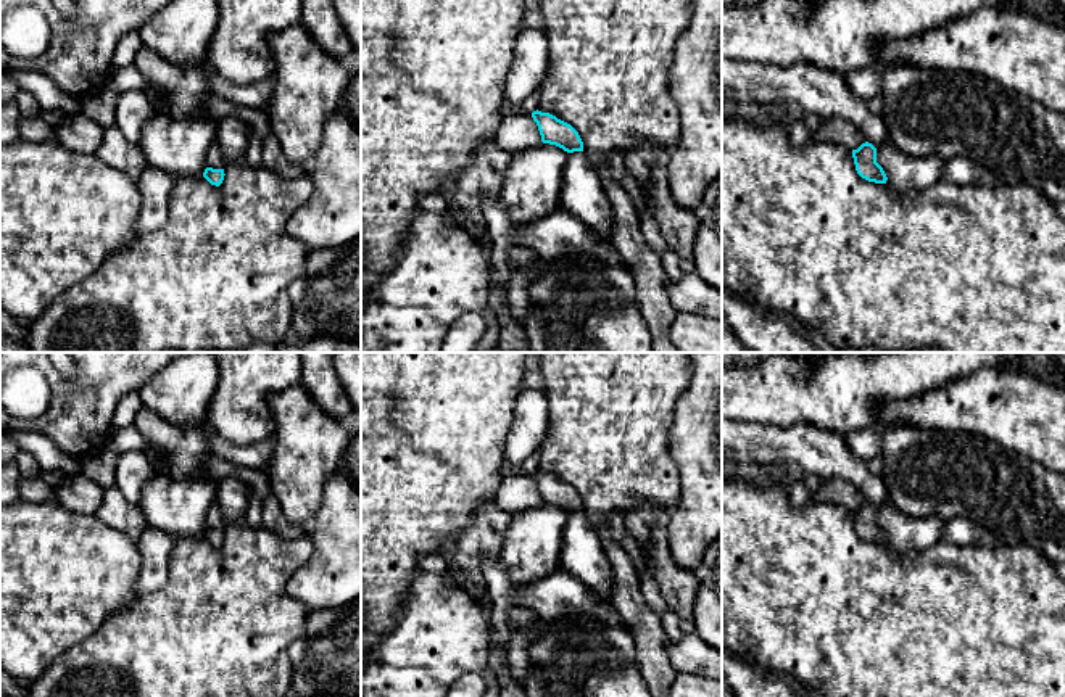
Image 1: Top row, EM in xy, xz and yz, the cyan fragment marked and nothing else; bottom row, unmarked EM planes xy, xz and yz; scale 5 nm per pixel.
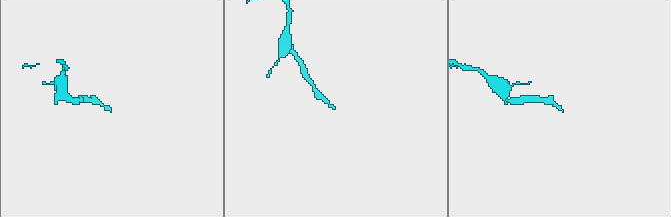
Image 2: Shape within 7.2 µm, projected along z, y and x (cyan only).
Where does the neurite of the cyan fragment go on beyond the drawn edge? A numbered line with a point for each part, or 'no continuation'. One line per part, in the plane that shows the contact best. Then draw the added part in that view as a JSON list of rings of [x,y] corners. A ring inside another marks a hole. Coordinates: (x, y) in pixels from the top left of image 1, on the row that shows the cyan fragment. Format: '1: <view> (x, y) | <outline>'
1: yz (904, 173) | [[[889,142],[876,148],[876,163],[883,167],[886,185],[897,192],[925,190],[943,180],[946,161],[930,156],[910,156]]]

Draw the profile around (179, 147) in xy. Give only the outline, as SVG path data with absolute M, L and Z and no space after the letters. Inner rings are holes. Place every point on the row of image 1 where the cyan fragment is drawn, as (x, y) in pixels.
M158 109L143 126L140 142L150 166L176 179L203 177L206 153L216 143L218 121L213 118L176 119Z

